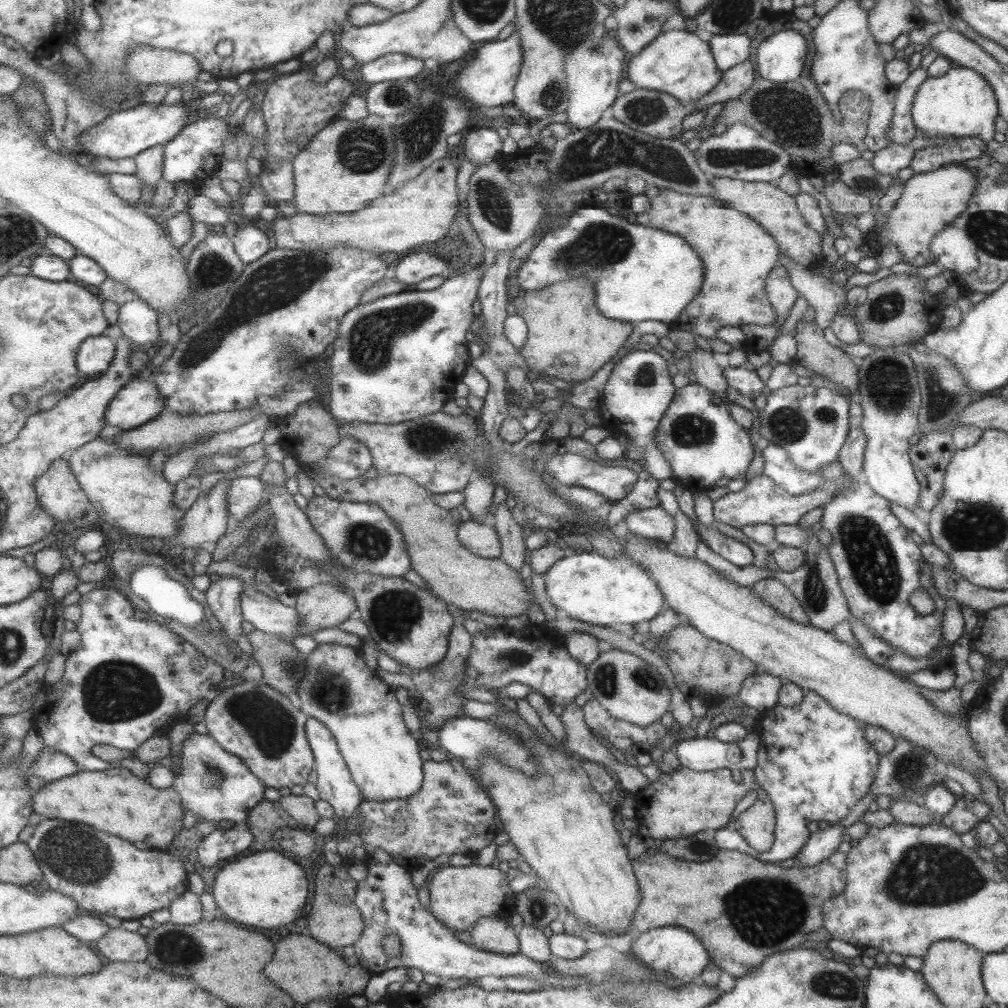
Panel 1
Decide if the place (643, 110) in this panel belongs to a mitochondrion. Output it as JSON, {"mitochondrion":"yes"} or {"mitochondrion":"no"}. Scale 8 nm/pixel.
{"mitochondrion":"yes"}

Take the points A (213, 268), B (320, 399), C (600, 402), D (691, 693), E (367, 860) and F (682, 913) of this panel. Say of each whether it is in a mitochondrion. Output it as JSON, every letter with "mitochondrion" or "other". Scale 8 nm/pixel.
{"A":"mitochondrion","B":"other","C":"other","D":"other","E":"other","F":"other"}

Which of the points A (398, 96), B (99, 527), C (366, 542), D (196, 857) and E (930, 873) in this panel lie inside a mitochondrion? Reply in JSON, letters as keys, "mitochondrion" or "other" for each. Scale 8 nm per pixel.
{"A":"mitochondrion","B":"other","C":"mitochondrion","D":"other","E":"mitochondrion"}

